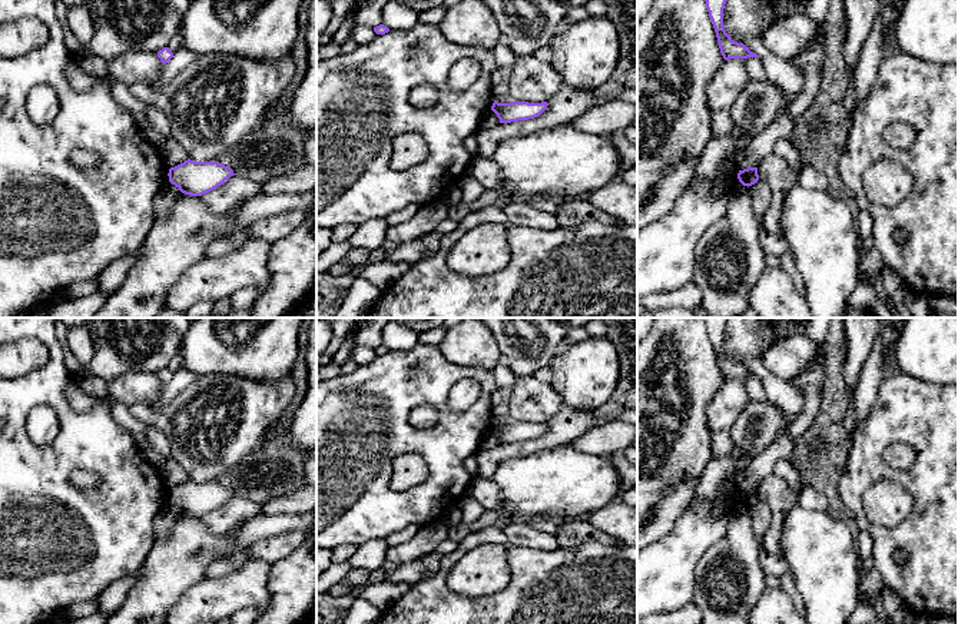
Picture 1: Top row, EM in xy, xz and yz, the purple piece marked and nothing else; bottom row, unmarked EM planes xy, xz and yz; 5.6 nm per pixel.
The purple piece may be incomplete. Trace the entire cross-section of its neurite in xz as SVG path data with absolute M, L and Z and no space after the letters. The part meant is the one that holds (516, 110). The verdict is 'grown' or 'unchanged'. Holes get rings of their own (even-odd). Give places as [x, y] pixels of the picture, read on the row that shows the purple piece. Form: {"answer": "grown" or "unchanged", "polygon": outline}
{"answer": "unchanged", "polygon": "M494 100L491 110L500 119L500 123L511 123L518 120L534 119L540 116L548 103L528 103L528 102L511 102L511 103L498 103Z"}

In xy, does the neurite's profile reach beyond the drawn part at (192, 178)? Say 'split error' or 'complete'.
complete

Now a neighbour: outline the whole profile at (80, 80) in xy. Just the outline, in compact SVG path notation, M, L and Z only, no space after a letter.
M72 59L66 66L66 76L70 84L79 92L87 92L100 83L100 77L83 72Z

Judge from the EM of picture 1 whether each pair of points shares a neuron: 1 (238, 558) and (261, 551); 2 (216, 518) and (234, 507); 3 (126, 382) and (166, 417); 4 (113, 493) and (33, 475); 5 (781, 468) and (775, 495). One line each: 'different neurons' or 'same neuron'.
1: different neurons
2: same neuron
3: different neurons
4: same neuron
5: different neurons

